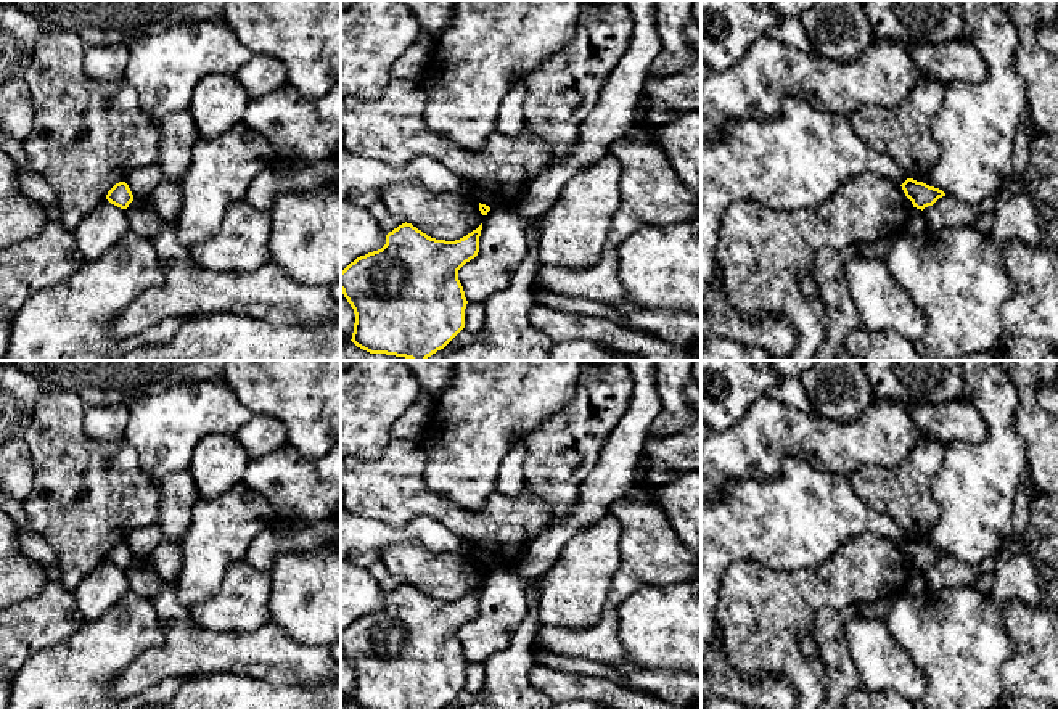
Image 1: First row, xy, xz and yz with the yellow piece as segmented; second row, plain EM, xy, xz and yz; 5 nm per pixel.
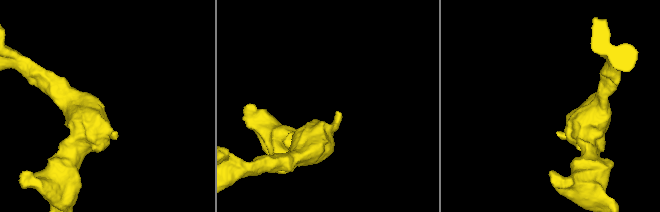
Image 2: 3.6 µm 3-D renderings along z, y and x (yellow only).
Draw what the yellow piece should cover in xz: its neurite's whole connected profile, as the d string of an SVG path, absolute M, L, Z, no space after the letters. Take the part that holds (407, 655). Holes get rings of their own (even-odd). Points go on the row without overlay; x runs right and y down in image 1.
M402 584L386 604L341 632L341 651L355 674L352 703L360 709L444 709L463 688L466 658L458 630L479 613L482 584L466 596L436 600Z

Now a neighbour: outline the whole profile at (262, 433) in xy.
M252 415L235 437L251 458L262 457L288 444L285 426L270 415Z

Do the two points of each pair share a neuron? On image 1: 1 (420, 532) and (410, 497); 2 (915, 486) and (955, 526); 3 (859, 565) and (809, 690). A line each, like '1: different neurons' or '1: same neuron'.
1: different neurons
2: different neurons
3: same neuron

